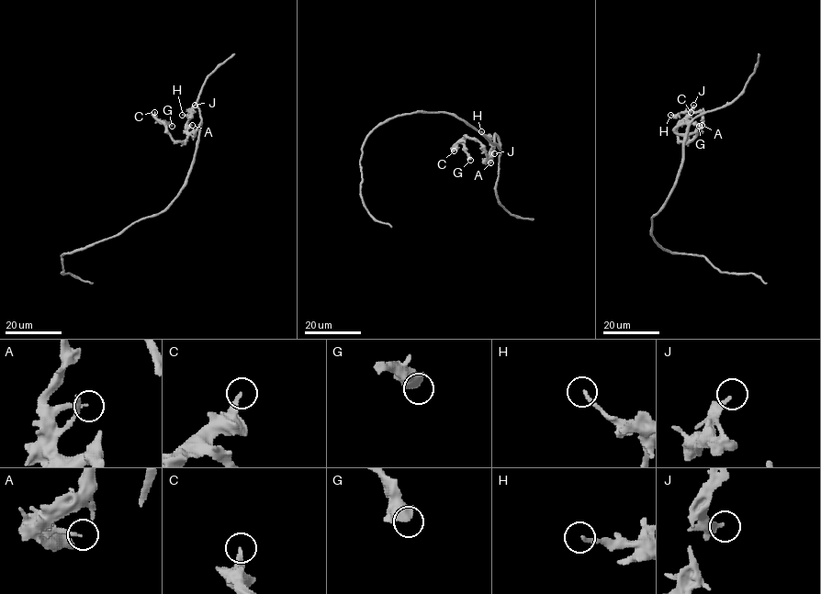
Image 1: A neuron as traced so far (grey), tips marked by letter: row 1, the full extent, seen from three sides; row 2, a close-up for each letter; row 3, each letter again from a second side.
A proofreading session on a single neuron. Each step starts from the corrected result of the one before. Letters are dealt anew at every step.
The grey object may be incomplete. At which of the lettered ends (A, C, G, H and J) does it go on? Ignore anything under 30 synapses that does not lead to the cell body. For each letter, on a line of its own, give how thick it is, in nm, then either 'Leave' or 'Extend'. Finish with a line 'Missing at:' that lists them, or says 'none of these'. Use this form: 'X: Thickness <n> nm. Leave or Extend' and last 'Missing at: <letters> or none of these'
A: Thickness 150 nm. Leave
C: Thickness 190 nm. Leave
G: Thickness 550 nm. Leave
H: Thickness 180 nm. Leave
J: Thickness 200 nm. Leave
Missing at: none of these

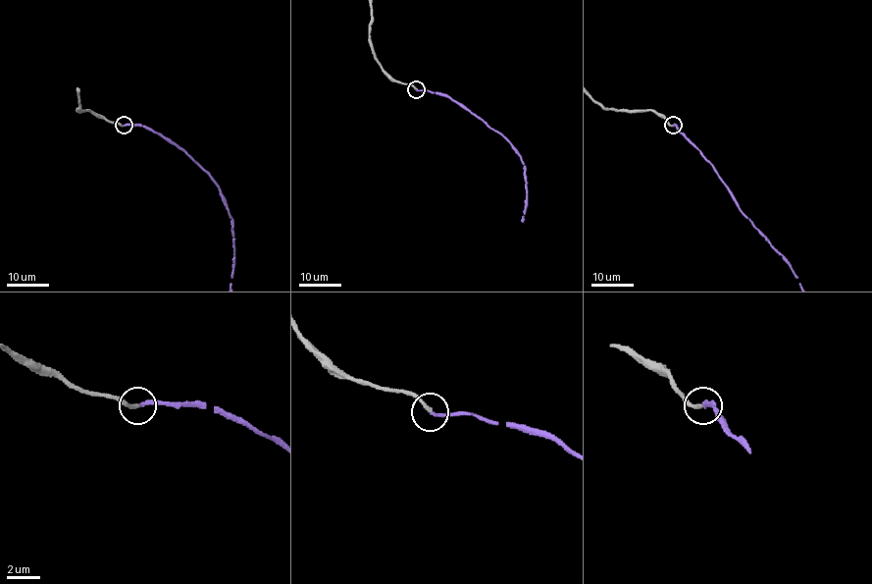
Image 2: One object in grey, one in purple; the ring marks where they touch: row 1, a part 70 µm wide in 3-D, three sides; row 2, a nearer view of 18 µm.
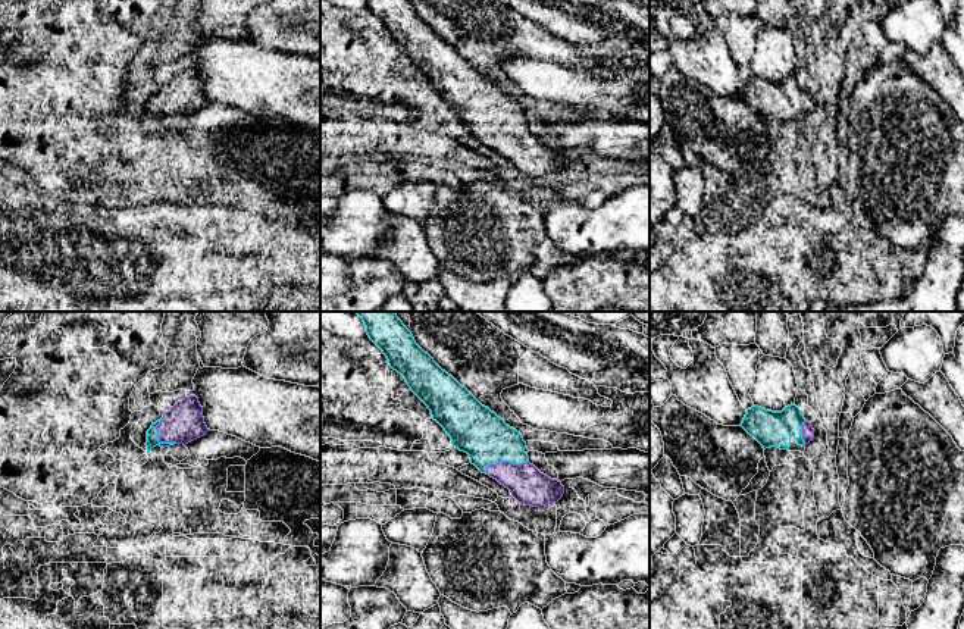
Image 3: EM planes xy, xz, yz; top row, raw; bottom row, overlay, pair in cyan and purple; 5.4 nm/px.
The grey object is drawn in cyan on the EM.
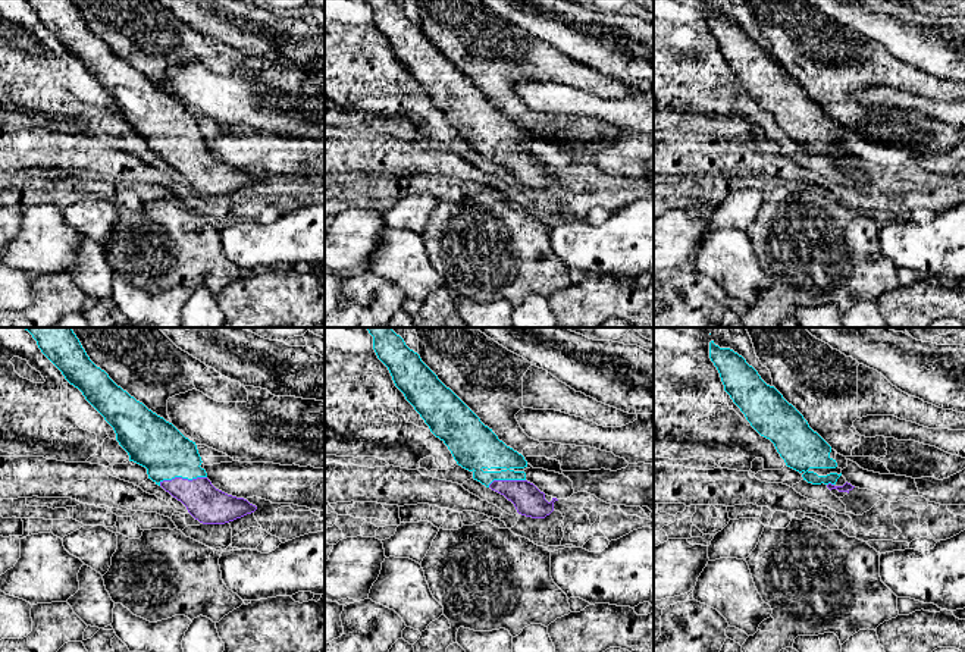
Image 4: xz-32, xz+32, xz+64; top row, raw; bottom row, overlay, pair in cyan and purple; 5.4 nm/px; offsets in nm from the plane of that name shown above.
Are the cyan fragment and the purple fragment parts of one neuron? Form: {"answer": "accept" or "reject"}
{"answer": "accept"}

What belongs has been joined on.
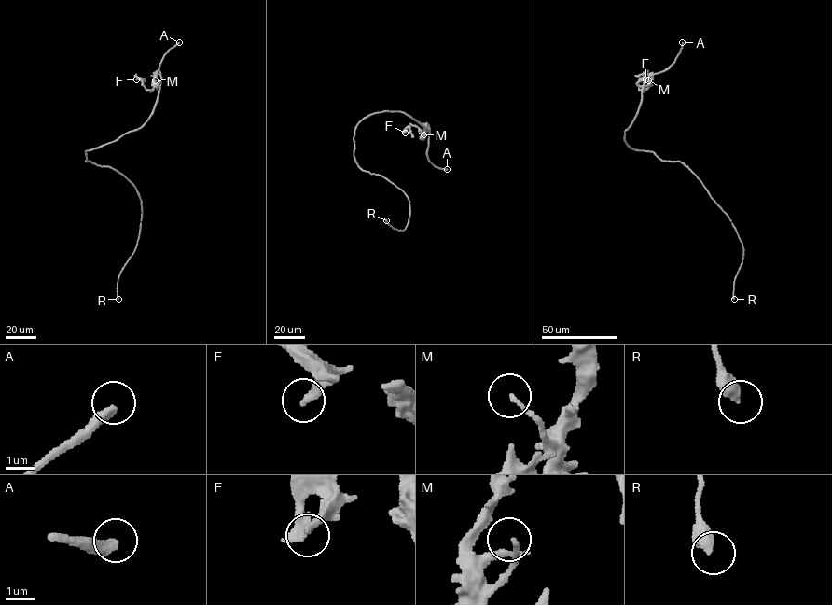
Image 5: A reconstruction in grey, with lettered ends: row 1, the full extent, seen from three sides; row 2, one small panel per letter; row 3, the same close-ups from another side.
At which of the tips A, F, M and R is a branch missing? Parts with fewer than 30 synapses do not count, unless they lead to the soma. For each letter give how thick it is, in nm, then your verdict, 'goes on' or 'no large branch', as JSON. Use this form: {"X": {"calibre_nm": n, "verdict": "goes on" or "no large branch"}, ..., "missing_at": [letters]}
{"A": {"calibre_nm": 360, "verdict": "goes on"}, "F": {"calibre_nm": 240, "verdict": "no large branch"}, "M": {"calibre_nm": 130, "verdict": "no large branch"}, "R": {"calibre_nm": 460, "verdict": "no large branch"}, "missing_at": ["A"]}

